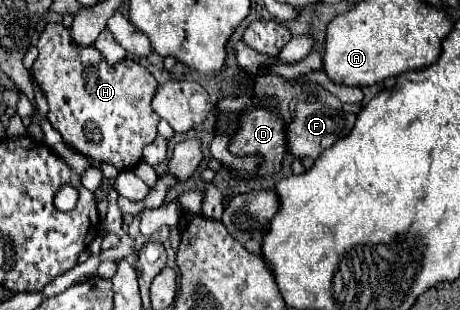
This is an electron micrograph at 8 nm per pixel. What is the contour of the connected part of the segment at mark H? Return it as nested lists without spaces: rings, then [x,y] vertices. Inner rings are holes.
[[[46,23],[36,47],[40,55],[32,73],[46,93],[52,127],[70,147],[92,161],[110,163],[118,171],[136,167],[142,161],[142,149],[156,139],[160,119],[152,111],[152,95],[158,89],[154,75],[130,59],[108,65],[98,49],[76,47],[62,23]]]

